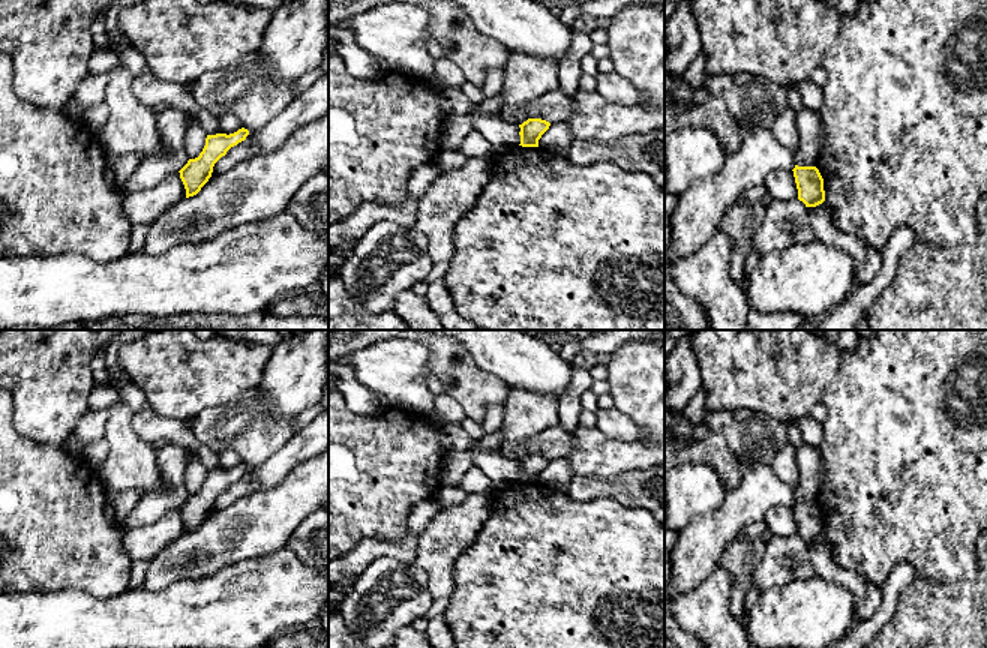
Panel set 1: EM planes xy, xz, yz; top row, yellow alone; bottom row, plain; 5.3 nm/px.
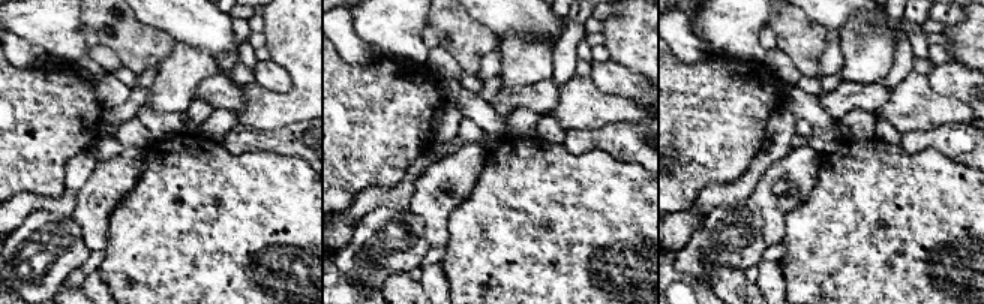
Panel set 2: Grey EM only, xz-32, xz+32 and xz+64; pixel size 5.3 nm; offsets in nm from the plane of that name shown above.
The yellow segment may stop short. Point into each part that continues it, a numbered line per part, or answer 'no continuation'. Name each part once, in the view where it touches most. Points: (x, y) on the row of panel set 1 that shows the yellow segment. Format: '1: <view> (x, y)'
no continuation

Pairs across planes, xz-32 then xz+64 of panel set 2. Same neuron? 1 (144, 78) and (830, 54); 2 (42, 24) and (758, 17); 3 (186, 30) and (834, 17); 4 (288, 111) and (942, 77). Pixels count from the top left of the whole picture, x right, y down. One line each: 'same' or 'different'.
1: same
2: same
3: same
4: different

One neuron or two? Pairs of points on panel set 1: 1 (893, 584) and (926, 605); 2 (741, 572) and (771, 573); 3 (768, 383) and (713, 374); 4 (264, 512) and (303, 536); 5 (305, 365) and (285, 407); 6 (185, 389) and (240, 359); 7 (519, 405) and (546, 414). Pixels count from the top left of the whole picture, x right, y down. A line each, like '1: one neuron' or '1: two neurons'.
1: two neurons
2: two neurons
3: one neuron
4: two neurons
5: one neuron
6: one neuron
7: one neuron

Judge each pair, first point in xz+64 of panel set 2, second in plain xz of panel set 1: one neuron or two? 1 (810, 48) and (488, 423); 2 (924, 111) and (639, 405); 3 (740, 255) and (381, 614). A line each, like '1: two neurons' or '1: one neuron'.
1: two neurons
2: one neuron
3: one neuron

